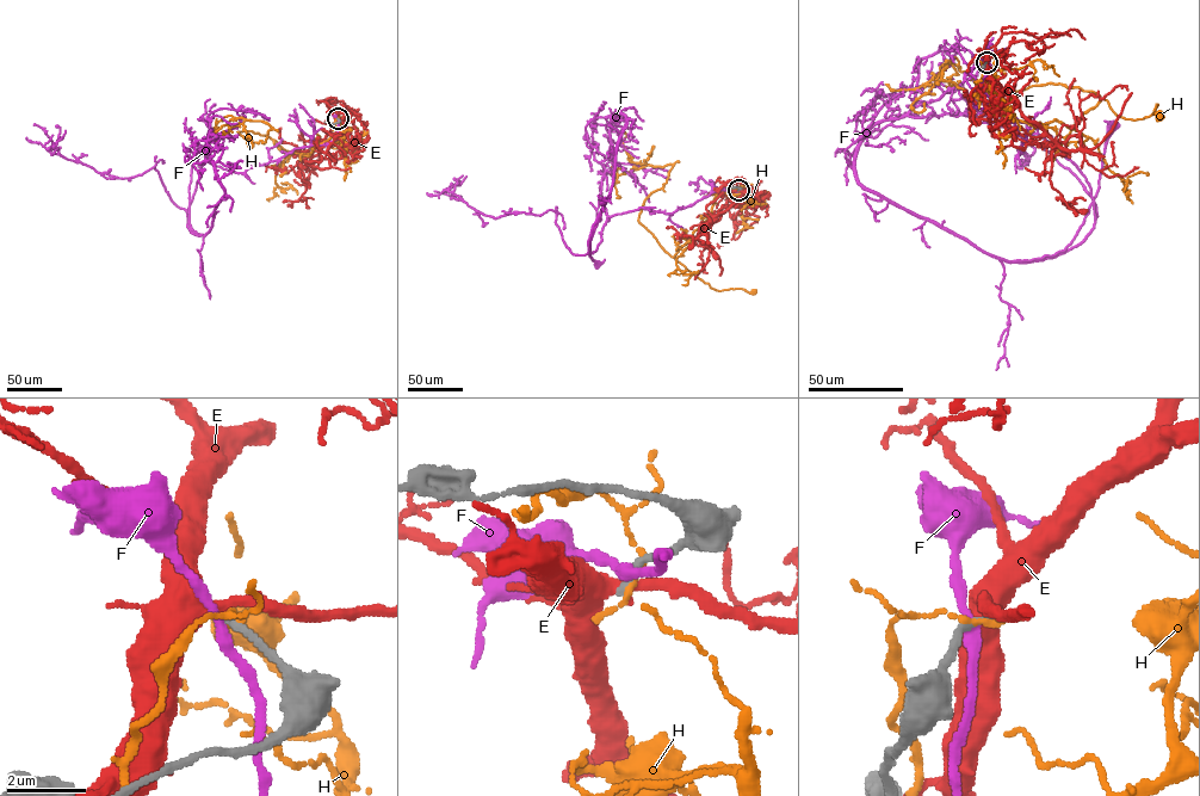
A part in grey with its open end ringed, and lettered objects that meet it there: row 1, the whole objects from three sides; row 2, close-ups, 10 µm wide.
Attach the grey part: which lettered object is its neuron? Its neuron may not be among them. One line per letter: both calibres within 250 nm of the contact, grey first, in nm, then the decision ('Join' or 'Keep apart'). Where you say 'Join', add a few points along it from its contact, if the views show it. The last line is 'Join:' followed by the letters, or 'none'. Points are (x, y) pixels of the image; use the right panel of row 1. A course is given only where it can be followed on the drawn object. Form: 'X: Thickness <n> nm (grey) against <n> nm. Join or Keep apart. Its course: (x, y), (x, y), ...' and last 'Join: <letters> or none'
E: Thickness 190 nm (grey) against 400 nm. Keep apart
F: Thickness 240 nm (grey) against 280 nm. Keep apart
H: Thickness 240 nm (grey) against 110 nm. Keep apart
Join: none

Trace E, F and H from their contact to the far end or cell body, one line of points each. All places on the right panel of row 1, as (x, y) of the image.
E: (987, 62), (985, 72), (1021, 112), (1069, 150), (1080, 147), (1081, 100), (1102, 98), (1117, 86), (1127, 90)
F: (985, 62), (1016, 155), (1041, 135), (1094, 204), (1078, 244), (1020, 261), (1070, 242), (1112, 125)
H: (985, 62), (983, 99), (1034, 127), (1072, 128), (1103, 99), (1124, 118), (1157, 104), (1161, 116)

